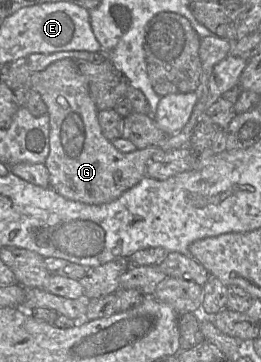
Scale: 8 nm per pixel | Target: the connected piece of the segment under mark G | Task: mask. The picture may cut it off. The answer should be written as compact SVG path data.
M58 60L46 69L32 73L29 86L41 95L50 118L50 152L44 163L49 172L49 187L66 199L100 205L116 200L146 176L147 160L161 147L154 145L130 153L122 153L114 147L101 131L98 109L90 96L86 77L77 67L77 60Z

